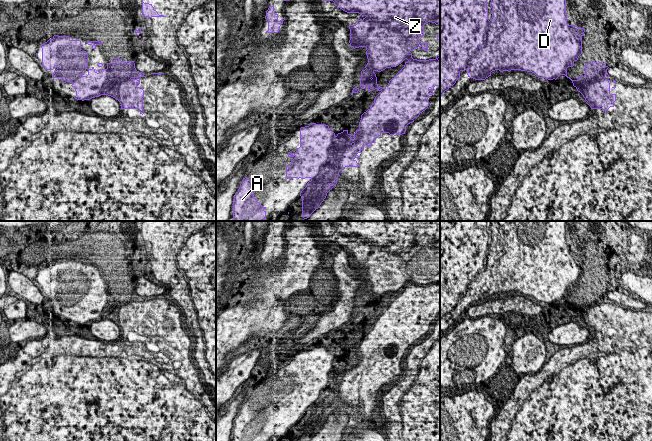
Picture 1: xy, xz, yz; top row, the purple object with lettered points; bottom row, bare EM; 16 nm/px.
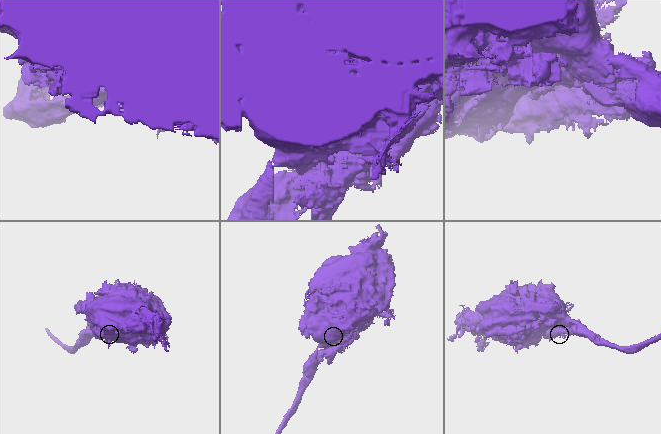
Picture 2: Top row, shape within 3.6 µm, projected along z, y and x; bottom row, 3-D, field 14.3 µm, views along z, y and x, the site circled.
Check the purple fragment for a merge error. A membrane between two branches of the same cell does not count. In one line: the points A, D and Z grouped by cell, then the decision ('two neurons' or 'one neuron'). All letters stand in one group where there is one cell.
A D Z | one neuron

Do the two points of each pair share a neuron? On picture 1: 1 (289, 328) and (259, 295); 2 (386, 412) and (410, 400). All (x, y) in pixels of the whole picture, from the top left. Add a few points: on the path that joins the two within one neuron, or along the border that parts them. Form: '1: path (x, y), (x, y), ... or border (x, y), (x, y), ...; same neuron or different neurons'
1: border (288, 319), (281, 327), (269, 332), (265, 336); different neurons
2: border (388, 396), (395, 408), (397, 427), (395, 430); different neurons

